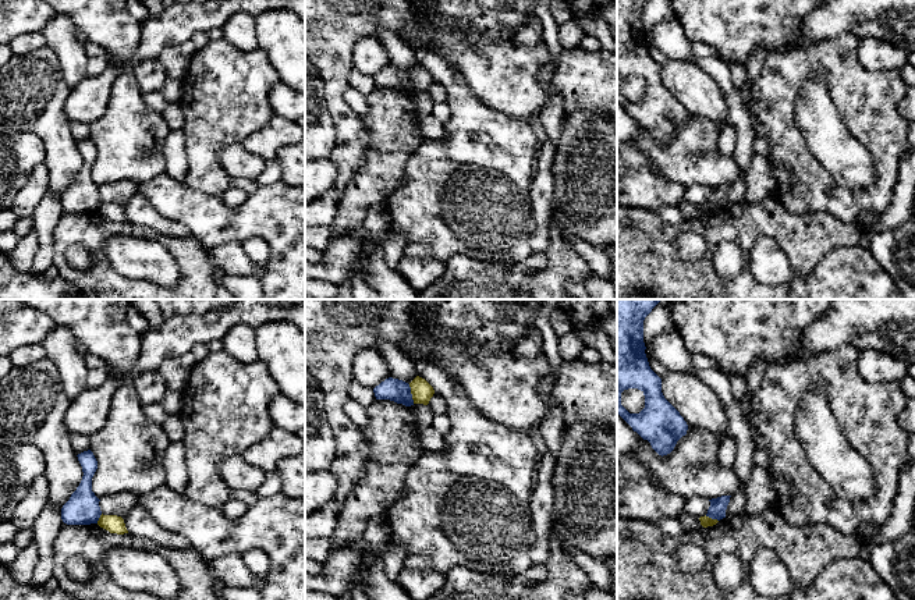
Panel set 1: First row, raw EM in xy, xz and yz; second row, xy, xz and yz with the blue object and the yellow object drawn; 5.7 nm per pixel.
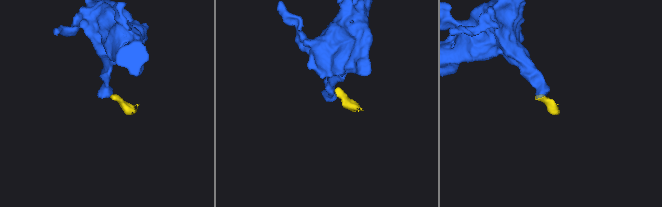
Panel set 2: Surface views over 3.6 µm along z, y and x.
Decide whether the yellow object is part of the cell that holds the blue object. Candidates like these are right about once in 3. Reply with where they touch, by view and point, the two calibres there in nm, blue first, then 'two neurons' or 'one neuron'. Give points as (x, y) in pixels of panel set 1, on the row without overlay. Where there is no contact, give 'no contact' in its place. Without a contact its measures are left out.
meets blue in xz at (411, 82); 130 nm thick on the blue side, 120 nm on the other; two neurons

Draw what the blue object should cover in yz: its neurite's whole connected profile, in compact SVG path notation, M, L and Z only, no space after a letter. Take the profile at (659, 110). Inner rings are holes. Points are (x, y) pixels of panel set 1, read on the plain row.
M617 0L617 102L663 145L670 142L677 129L687 123L688 113L680 100L664 86L662 67L649 54L643 31L643 8L649 1ZM628 77L638 77L645 84L645 96L639 102L629 102L621 93L621 81Z

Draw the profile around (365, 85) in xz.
M357 70L350 74L350 85L365 97L376 89L373 77L366 77Z

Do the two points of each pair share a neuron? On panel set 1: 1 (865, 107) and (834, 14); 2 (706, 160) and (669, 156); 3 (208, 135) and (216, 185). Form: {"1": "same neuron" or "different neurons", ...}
{"1": "different neurons", "2": "same neuron", "3": "same neuron"}

